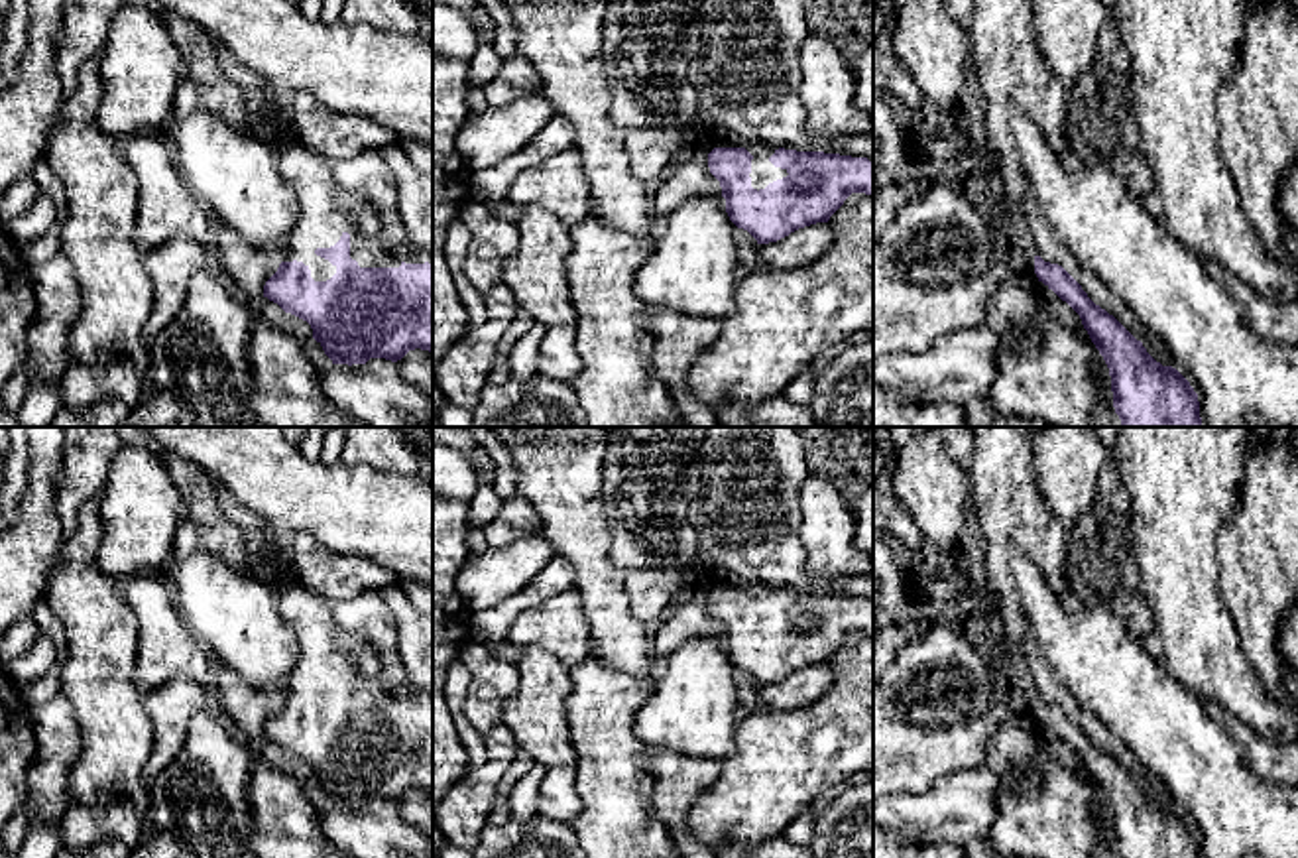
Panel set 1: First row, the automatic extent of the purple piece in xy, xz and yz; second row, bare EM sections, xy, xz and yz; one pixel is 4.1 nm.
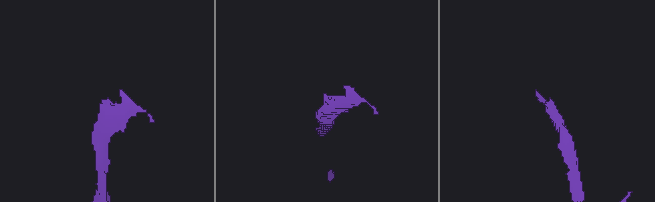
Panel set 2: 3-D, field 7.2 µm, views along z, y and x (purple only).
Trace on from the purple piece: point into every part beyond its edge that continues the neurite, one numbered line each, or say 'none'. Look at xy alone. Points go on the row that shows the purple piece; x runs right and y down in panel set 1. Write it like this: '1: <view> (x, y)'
1: xy (325, 209)

